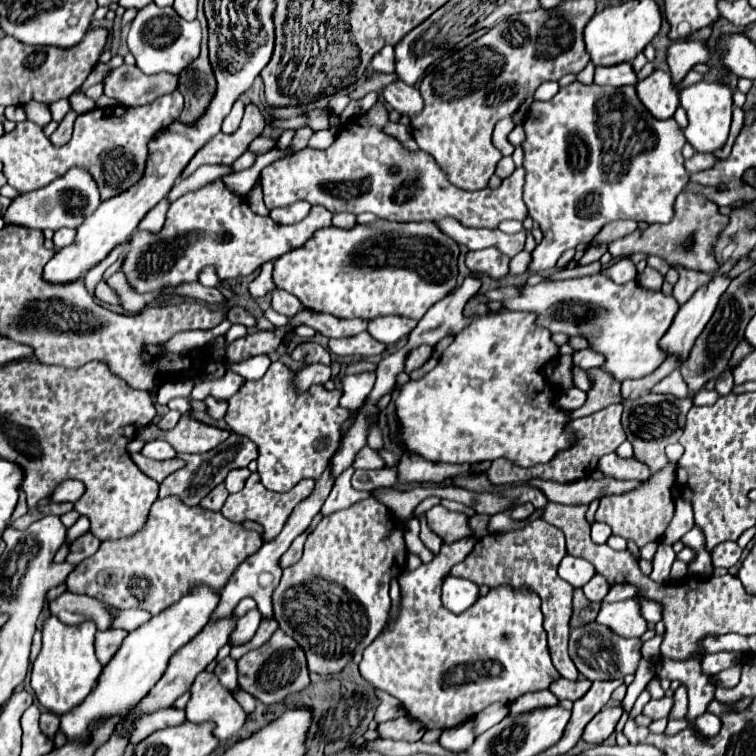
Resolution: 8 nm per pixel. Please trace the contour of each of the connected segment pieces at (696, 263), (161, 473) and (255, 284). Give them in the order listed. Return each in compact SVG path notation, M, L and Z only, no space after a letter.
M681 192L675 202L675 216L669 224L651 224L643 232L633 232L619 238L617 242L611 244L611 254L613 256L635 254L635 252L647 256L655 254L667 260L671 266L683 266L689 270L713 274L717 270L717 262L713 260L713 252L709 252L709 248L713 248L713 236L717 236L717 232L721 232L725 224L729 224L729 216L723 216L713 200L709 200L703 194Z
M131 454L131 458L137 464L137 468L141 472L145 472L149 478L153 478L155 482L163 482L171 472L175 472L175 470L179 470L179 468L185 466L185 462L178 457L163 460L163 462L153 459L150 460L149 458L145 458L143 454Z
M269 260L269 264L263 264L259 276L249 284L249 290L255 298L261 298L265 294L273 294L275 290L279 290L273 284L273 264L275 264L275 260Z

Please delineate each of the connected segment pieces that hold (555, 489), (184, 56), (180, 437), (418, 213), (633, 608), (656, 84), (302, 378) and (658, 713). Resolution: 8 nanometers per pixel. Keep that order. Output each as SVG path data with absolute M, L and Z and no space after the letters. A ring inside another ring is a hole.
M585 478L573 484L557 484L557 482L543 482L543 480L533 480L533 486L541 488L549 502L561 502L561 504L589 504L597 496L607 496L615 492L625 492L635 488L639 482L619 482L613 478L603 478L603 480L593 480Z
M147 4L133 20L127 44L131 54L137 60L137 66L145 74L157 74L157 72L171 72L179 74L183 68L187 68L197 56L199 56L199 44L201 44L201 24L199 20L181 20L177 12L173 12L173 6L169 8L157 8L157 4Z
M185 412L175 428L163 430L157 424L143 426L141 432L137 432L139 440L167 440L177 452L207 452L213 450L217 444L227 440L229 432L203 424L191 416L191 412Z
M383 100L375 102L373 108L363 112L361 116L349 120L341 126L335 142L327 150L311 150L303 148L295 152L289 158L271 162L261 170L260 180L263 186L264 203L269 210L291 206L297 200L307 200L309 204L325 206L329 212L351 212L351 214L363 214L373 212L375 216L391 222L423 222L423 220L439 220L443 216L457 218L463 226L473 228L497 228L503 220L523 220L527 216L527 208L523 202L523 186L525 183L525 169L517 167L514 172L504 180L498 188L485 188L477 192L465 192L461 188L453 188L449 184L449 178L441 168L437 168L437 162L427 152L411 152L407 150L395 136L387 134L383 128L389 124L389 108ZM391 168L397 168L397 172L391 172Z
M637 598L603 604L597 622L609 626L613 632L625 638L639 638L647 632L647 620L641 616L641 604Z
M655 70L647 78L637 82L637 96L643 106L659 120L667 120L675 114L679 106L679 94L669 80L669 74L663 70Z
M311 364L311 366L305 366L301 372L297 372L295 382L297 382L299 390L305 390L311 384L325 384L329 378L331 378L331 368L329 366Z
M663 696L659 700L651 700L643 708L643 714L649 716L649 718L667 718L669 712L671 712L671 706L673 706L673 698L671 696Z

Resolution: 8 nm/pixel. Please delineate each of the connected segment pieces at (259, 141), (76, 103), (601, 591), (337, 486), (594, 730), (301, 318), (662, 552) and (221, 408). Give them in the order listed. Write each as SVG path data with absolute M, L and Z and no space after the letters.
M259 136L252 141L252 143L248 147L248 150L256 153L256 155L259 156L271 150L275 146L275 144L275 139Z
M71 94L69 100L71 100L71 106L77 114L83 114L83 112L89 112L95 108L95 102L89 100L85 94Z
M595 574L585 586L583 586L583 592L589 600L593 602L601 602L605 598L605 594L609 592L609 584L607 580L601 576L601 574Z
M347 470L347 472L343 472L343 474L335 480L333 492L327 496L327 500L325 500L325 504L323 504L323 510L325 510L325 512L321 512L323 516L329 516L329 514L333 514L333 512L337 512L337 510L349 508L351 504L355 504L355 502L359 502L359 500L363 500L363 498L372 496L371 492L355 490L355 488L351 486L351 476L353 476L353 472Z
M605 706L587 726L583 732L583 740L589 744L601 744L609 738L609 734L615 730L619 718L623 714L621 706Z
M313 310L299 312L291 320L291 326L297 326L297 324L307 324L327 338L355 336L355 334L367 330L365 320L341 320L341 318L335 318L335 316L329 316L329 314L319 314L319 312L313 312Z
M659 544L657 552L655 552L655 558L653 558L653 572L651 572L651 578L655 582L667 582L669 580L669 570L671 570L671 564L675 560L675 552L669 544Z
M207 396L205 402L209 406L209 414L211 416L225 416L225 412L227 412L227 400L219 400L219 398Z

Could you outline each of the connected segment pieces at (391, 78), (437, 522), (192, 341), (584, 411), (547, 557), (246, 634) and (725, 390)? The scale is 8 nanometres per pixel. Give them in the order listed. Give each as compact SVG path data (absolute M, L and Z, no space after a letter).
M377 72L377 76L375 78L371 78L371 80L365 80L361 86L357 86L353 92L351 92L351 98L355 100L359 100L359 98L363 98L365 94L369 94L369 92L377 92L377 94L381 94L383 92L383 88L387 86L387 84L391 84L391 82L395 82L397 80L397 74L379 74Z
M433 506L427 514L427 524L429 528L445 542L455 542L461 540L465 536L471 536L469 528L467 528L467 516L459 514L459 512L449 512L443 506Z
M223 320L221 324L217 324L217 328L211 328L209 332L177 332L177 336L173 336L169 344L163 344L163 348L165 352L187 352L199 346L205 346L213 338L226 334L229 328L231 328L231 322Z
M597 368L597 372L587 372L589 374L589 380L593 380L593 388L587 392L587 400L585 404L579 408L579 410L573 410L569 412L569 418L583 418L583 416L589 416L601 408L605 408L607 404L613 404L615 398L619 398L619 382L615 382L607 372L601 372Z
M537 518L533 522L529 522L523 530L515 530L509 534L489 534L481 540L477 540L475 548L471 550L471 554L459 562L457 566L451 568L453 576L459 578L467 578L471 582L475 582L477 586L489 586L489 588L497 588L497 584L509 584L513 588L523 586L523 588L531 588L531 592L535 592L541 598L541 610L545 616L545 632L549 636L549 652L553 658L553 664L557 668L557 672L567 678L567 680L577 680L579 672L573 664L573 660L569 660L569 620L573 614L573 592L575 588L569 586L565 580L559 578L557 574L557 566L561 562L561 558L565 556L565 536L559 528L553 528L551 524L547 524L543 518Z
M251 610L243 618L239 618L237 626L235 626L235 632L231 632L231 636L229 636L229 646L241 646L241 644L249 642L257 632L259 622L261 622L259 610Z
M725 370L725 372L723 372L723 376L719 376L719 380L717 380L715 388L719 390L719 394L721 396L727 395L732 392L733 376L731 376L731 372L729 372L729 370Z

